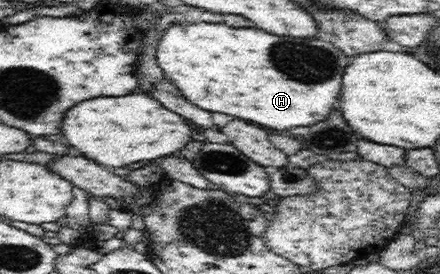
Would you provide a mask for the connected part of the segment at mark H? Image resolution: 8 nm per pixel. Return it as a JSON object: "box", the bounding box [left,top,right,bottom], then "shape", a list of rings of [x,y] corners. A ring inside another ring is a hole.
{"box":[155,21,350,131],"shape":[[[204,21],[179,23],[169,27],[161,35],[155,51],[159,67],[197,107],[235,115],[279,131],[289,127],[307,127],[327,119],[333,105],[339,101],[341,77],[350,60],[343,50],[335,47],[327,37],[279,37],[263,29],[233,29],[225,23]]]}

